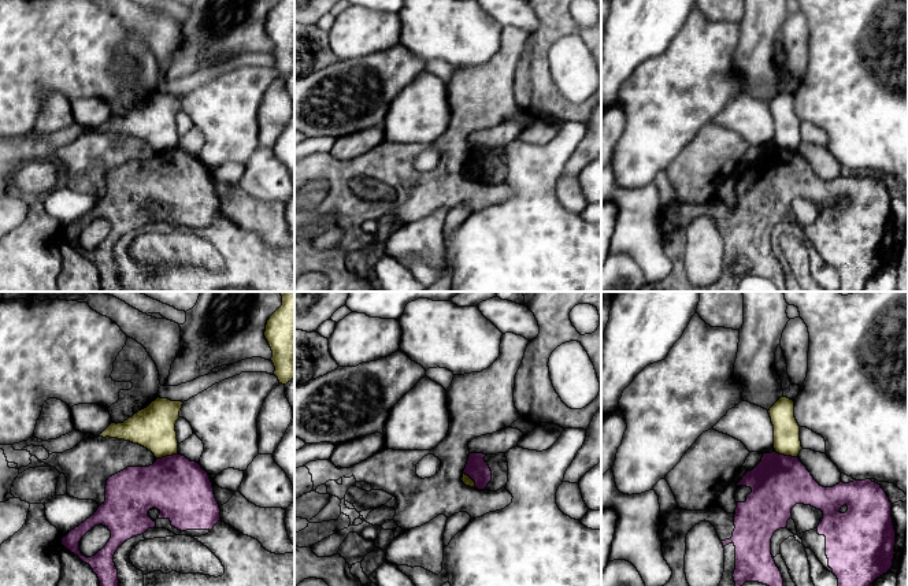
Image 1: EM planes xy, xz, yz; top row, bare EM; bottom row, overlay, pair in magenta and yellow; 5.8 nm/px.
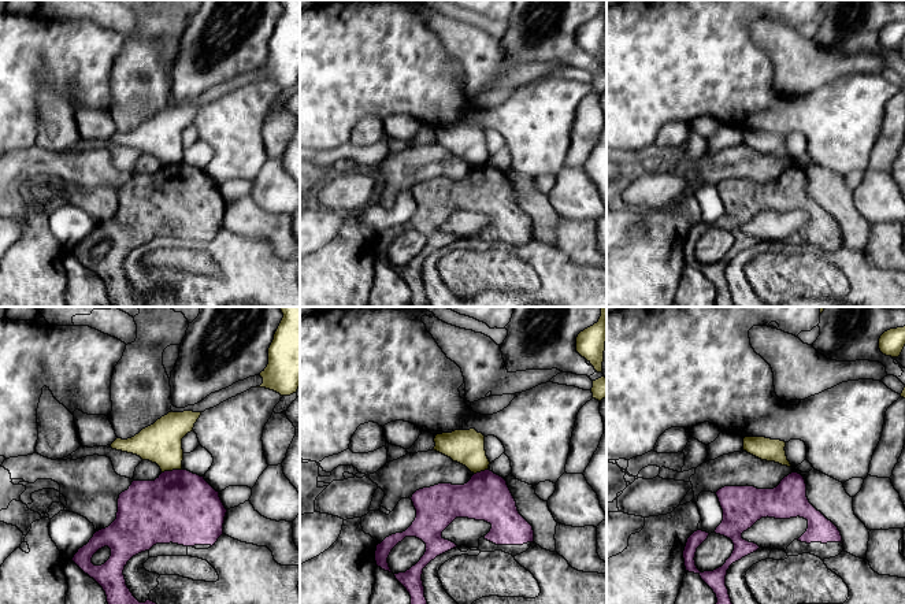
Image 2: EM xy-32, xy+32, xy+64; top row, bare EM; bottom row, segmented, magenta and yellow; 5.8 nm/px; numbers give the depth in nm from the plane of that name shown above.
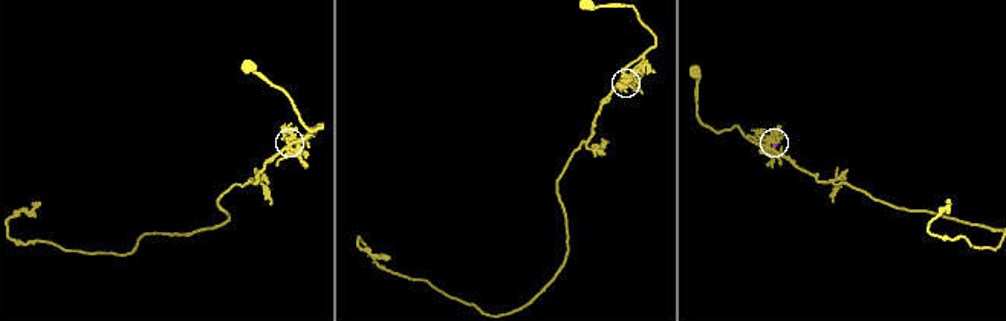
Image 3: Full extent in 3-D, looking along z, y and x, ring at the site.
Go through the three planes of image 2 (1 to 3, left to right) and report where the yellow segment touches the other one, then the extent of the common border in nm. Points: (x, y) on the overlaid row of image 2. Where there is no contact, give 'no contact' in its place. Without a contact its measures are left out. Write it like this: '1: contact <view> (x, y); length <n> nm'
1: contact xy-32 (173, 470); length 120 nm
2: contact xy+32 (481, 471); length 90 nm
3: no contact

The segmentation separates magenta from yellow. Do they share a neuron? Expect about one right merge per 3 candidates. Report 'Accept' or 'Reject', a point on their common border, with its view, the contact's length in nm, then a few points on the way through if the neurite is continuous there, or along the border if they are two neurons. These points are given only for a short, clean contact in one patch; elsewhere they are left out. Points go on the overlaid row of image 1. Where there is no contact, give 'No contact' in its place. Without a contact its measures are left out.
Reject. Touches magenta at xy (166, 456). Shared border 130 nm. Boundary: xy (177, 452), (156, 459)

